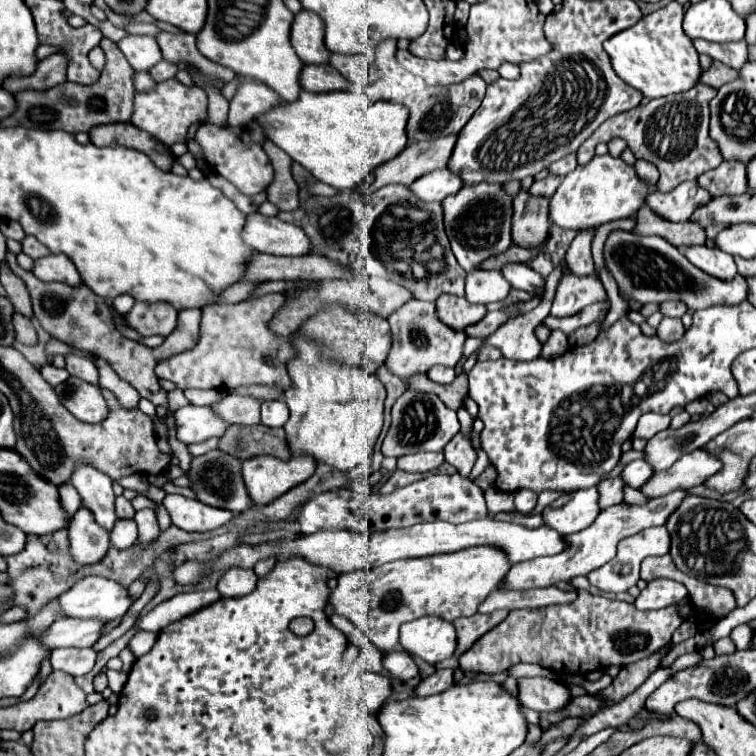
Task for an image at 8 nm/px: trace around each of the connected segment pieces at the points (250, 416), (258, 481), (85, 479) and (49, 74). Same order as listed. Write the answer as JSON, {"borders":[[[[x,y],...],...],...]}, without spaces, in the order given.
{"borders":[[[[227,395],[223,401],[213,405],[215,413],[219,413],[227,423],[237,423],[237,425],[257,425],[259,423],[259,409],[261,409],[259,399],[255,397],[245,397],[245,395]]],[[[253,457],[251,461],[245,461],[243,463],[243,483],[253,501],[253,507],[265,507],[277,497],[281,497],[283,493],[287,493],[289,489],[301,485],[313,475],[315,467],[317,463],[311,461],[311,457],[291,457],[289,461],[279,461],[275,457]]],[[[79,465],[71,477],[73,487],[81,495],[81,503],[85,509],[89,509],[95,517],[95,521],[111,531],[117,517],[115,517],[115,495],[111,489],[111,479],[105,473],[99,473],[91,465]]],[[[55,53],[49,55],[47,59],[39,61],[37,71],[29,77],[15,77],[15,79],[7,79],[3,83],[3,89],[9,93],[19,93],[19,91],[47,91],[55,85],[61,85],[67,81],[67,55],[65,53]]]]}

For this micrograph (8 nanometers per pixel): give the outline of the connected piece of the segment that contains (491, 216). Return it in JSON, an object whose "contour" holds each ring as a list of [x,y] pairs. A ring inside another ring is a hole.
{"contour":[[[475,183],[463,187],[457,195],[443,199],[445,229],[451,249],[465,271],[479,267],[485,259],[495,257],[511,247],[511,215],[513,199],[501,189],[499,183]]]}

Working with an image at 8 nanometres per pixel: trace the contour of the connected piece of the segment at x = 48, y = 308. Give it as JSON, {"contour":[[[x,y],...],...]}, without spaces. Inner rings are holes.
{"contour":[[[7,251],[7,263],[9,263],[11,271],[25,281],[25,285],[31,293],[33,313],[35,313],[37,321],[41,323],[41,327],[51,337],[55,337],[55,339],[59,339],[59,341],[75,347],[75,349],[81,349],[85,353],[93,353],[93,355],[105,359],[113,367],[113,371],[119,377],[123,377],[123,381],[127,381],[131,387],[135,387],[139,391],[141,397],[149,399],[153,405],[167,407],[167,393],[159,387],[159,381],[155,377],[155,365],[167,357],[173,357],[177,353],[191,349],[191,343],[199,341],[199,323],[201,323],[201,311],[199,309],[181,311],[175,331],[163,341],[163,345],[149,349],[137,341],[125,339],[113,325],[111,307],[107,307],[103,303],[103,297],[91,293],[91,289],[87,289],[85,285],[71,287],[65,283],[45,283],[45,281],[37,279],[31,271],[21,269],[17,263],[17,255],[11,251]]]}

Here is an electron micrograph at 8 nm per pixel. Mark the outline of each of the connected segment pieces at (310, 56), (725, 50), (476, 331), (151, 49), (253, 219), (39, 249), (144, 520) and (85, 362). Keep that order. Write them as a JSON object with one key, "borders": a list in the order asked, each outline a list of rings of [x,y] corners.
{"borders":[[[[301,9],[291,23],[291,45],[303,63],[307,65],[327,63],[327,57],[331,53],[325,47],[323,37],[325,37],[325,25],[321,17],[313,11]]],[[[745,39],[731,43],[711,43],[711,41],[693,41],[699,53],[711,55],[715,61],[723,61],[733,69],[741,69],[749,61],[749,43]]],[[[493,311],[493,313],[487,313],[483,317],[483,321],[479,321],[479,325],[473,325],[471,329],[467,329],[465,333],[471,335],[471,337],[489,337],[491,333],[495,333],[503,323],[507,323],[511,317],[505,313],[505,311]]],[[[127,35],[117,43],[117,47],[135,71],[149,71],[163,59],[161,49],[151,35]]],[[[261,213],[247,215],[243,241],[259,253],[301,257],[311,253],[311,241],[301,227],[285,223],[279,217],[263,217]]],[[[27,235],[23,241],[21,241],[21,245],[23,245],[23,253],[27,253],[31,259],[39,259],[39,257],[45,257],[45,255],[49,255],[49,249],[45,247],[45,245],[41,245],[35,237],[31,237],[31,235]]],[[[153,509],[137,511],[135,523],[139,529],[139,543],[141,545],[149,545],[151,541],[155,541],[159,537],[159,525],[157,525],[157,517],[155,517]]],[[[67,355],[67,371],[69,375],[73,377],[79,377],[91,385],[97,385],[99,383],[99,373],[97,373],[97,367],[89,361],[89,359],[83,359],[83,357],[77,357],[77,355]]]]}

